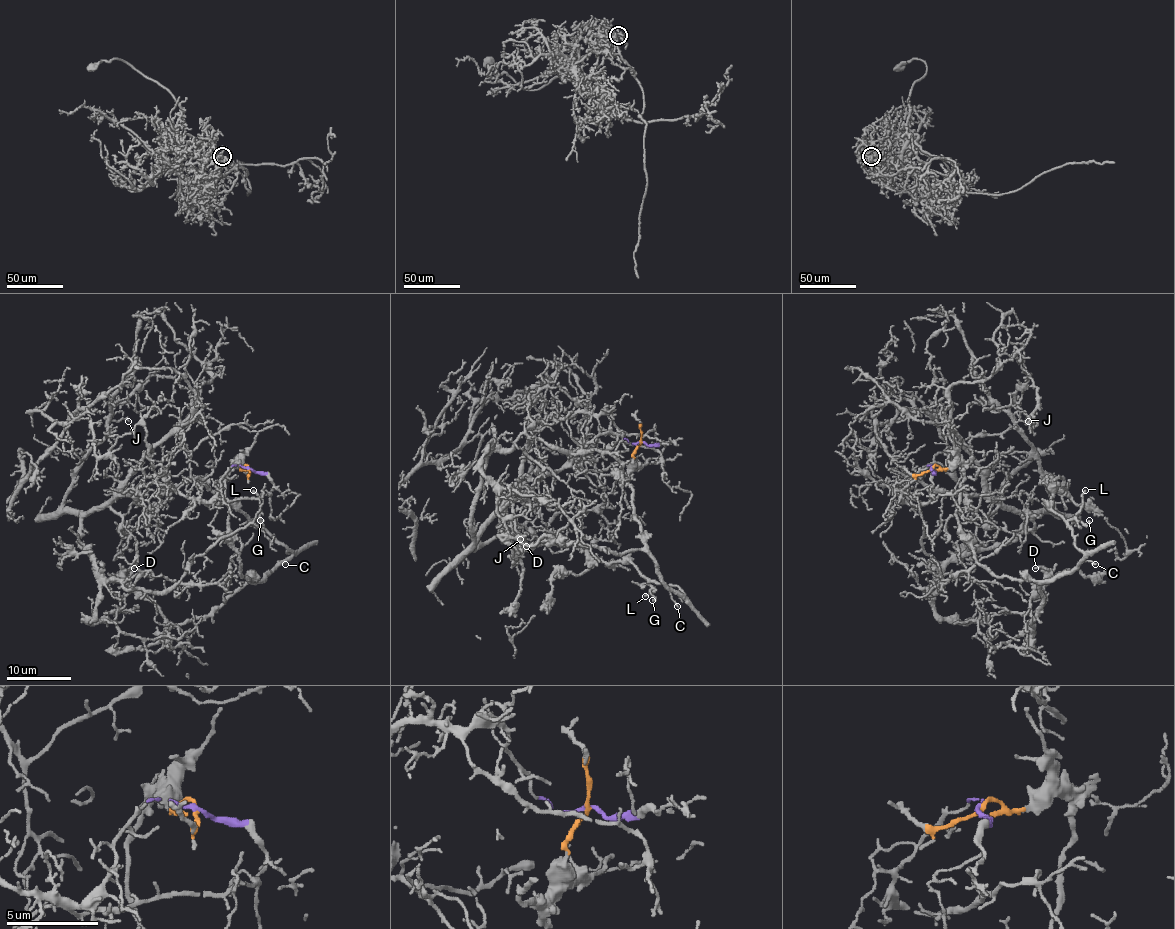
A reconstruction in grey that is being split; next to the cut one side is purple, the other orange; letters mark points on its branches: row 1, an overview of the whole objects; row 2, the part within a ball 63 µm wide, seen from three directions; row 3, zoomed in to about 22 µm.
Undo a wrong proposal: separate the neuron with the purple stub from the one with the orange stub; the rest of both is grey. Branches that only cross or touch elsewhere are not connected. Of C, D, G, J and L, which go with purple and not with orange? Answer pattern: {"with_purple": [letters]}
{"with_purple": ["J"]}

